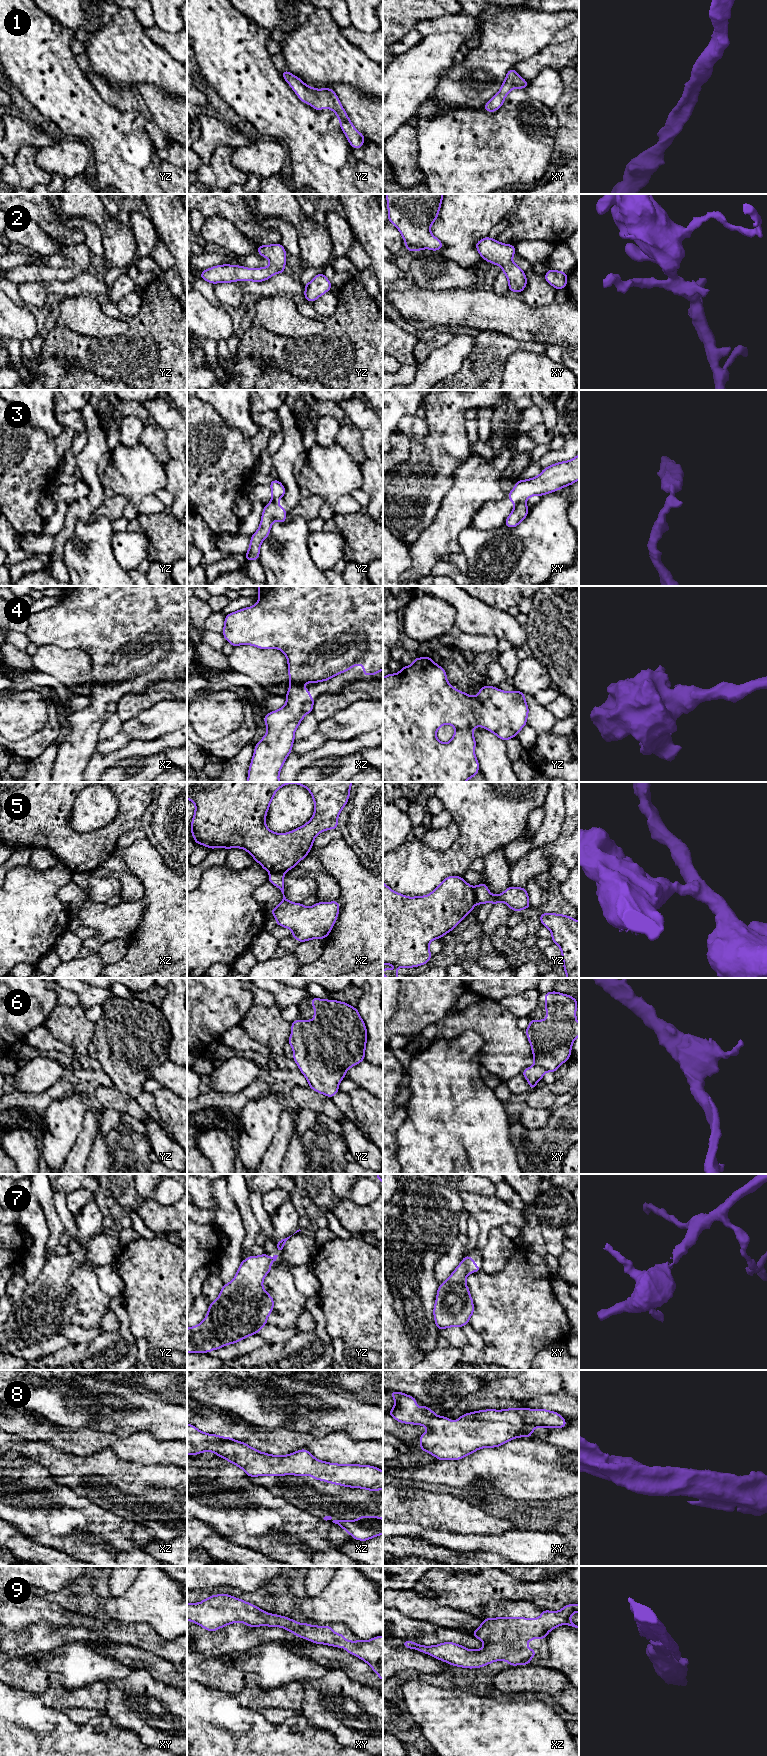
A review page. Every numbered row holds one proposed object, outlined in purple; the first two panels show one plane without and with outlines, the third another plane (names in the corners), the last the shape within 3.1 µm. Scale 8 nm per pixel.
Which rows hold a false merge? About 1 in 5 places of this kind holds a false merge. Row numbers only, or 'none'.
3, 5

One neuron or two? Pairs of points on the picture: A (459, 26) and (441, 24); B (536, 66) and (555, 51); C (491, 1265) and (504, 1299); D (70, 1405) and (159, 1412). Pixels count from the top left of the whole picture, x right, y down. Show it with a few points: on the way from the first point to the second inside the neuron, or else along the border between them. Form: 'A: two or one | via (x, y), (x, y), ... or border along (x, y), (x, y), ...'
A: one | via (455, 24), (445, 24)
B: one | via (541, 61), (550, 56)
C: two | border along (508, 1260), (500, 1270), (482, 1270)
D: one | via (92, 1406), (103, 1410), (111, 1418), (137, 1418)

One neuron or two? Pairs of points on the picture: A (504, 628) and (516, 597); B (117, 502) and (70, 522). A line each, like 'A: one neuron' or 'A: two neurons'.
A: two neurons
B: two neurons

